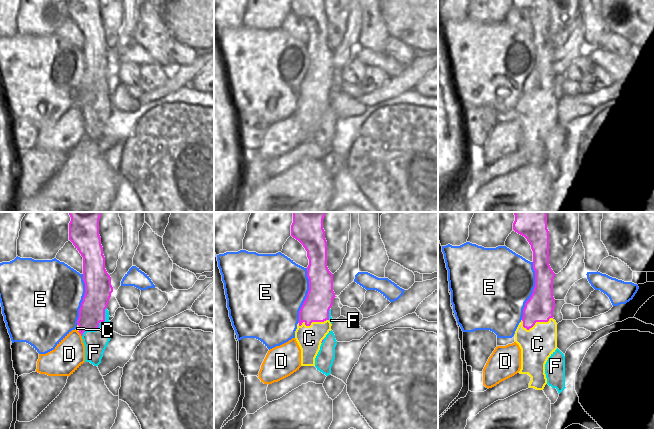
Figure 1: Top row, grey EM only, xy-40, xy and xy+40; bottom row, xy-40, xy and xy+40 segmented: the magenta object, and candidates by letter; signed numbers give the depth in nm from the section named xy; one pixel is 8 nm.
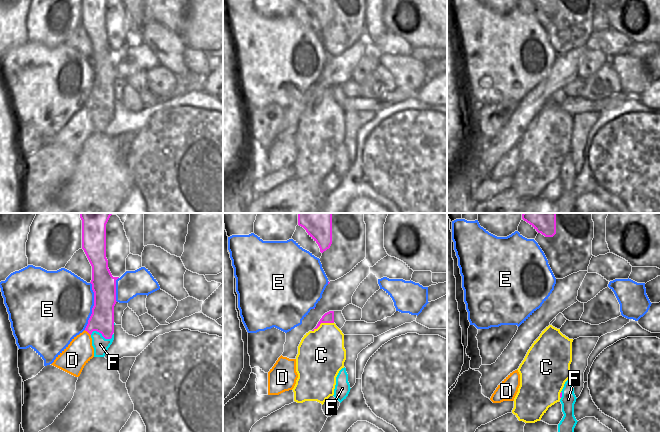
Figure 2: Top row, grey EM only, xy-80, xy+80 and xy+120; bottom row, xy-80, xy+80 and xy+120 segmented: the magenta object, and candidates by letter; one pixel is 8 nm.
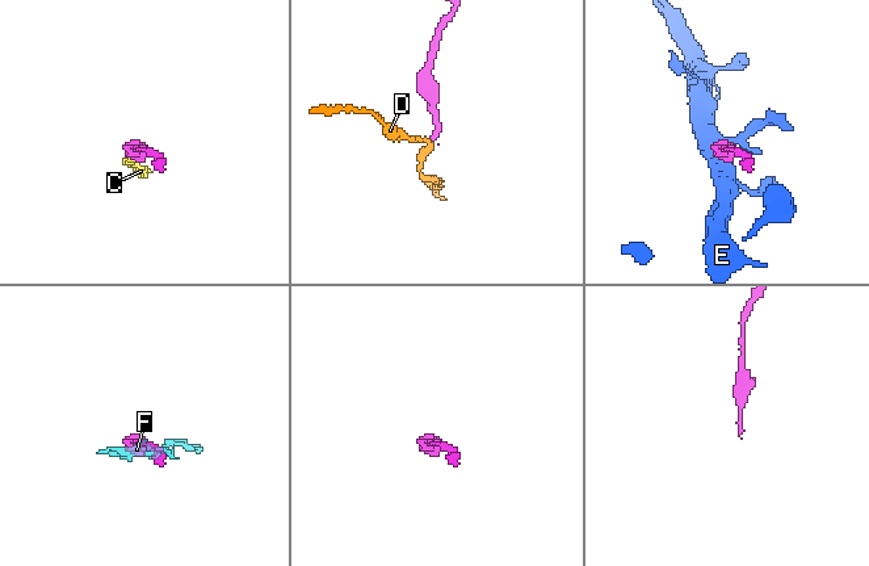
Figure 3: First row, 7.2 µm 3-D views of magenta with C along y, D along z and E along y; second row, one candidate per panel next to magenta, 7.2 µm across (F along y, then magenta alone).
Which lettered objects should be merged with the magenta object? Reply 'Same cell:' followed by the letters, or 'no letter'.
Same cell: C

